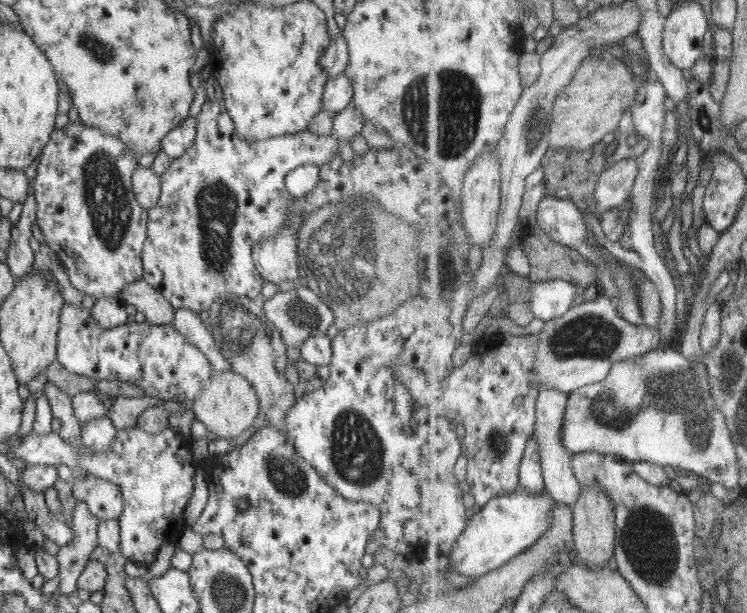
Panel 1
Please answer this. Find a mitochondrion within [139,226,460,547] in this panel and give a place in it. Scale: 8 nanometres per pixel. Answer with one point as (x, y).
(356, 452)

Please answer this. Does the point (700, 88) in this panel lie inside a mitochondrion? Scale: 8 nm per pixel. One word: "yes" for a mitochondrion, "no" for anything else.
no

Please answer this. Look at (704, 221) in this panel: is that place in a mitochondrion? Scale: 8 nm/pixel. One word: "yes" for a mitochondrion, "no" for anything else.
no

